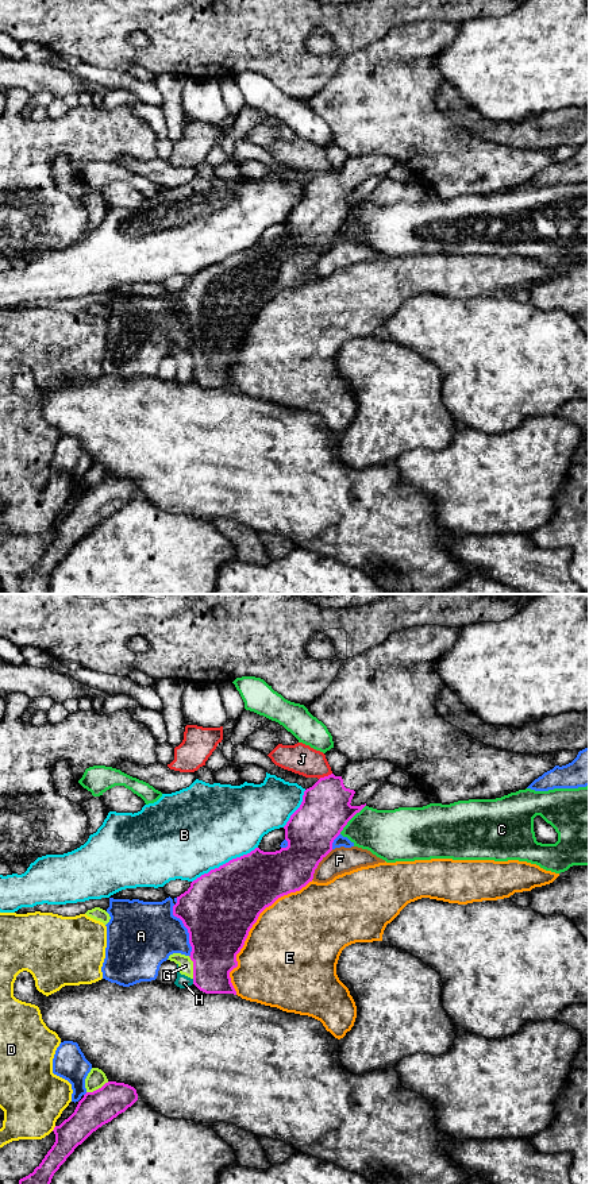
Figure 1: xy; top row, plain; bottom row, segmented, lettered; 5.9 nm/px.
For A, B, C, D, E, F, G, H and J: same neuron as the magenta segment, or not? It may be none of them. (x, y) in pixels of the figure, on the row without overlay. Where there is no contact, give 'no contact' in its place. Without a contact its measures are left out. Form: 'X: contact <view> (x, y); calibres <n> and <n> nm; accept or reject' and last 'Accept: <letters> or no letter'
A: contact xy (184, 320); calibres 440 and 400 nm; reject
B: contact xy (226, 258); calibres 420 and 500 nm; reject
C: contact xy (350, 213); calibres 300 and 280 nm; reject
D: contact xy (54, 524); calibres 200 and 380 nm; reject
E: contact xy (251, 321); calibres 440 and 500 nm; reject
F: contact xy (318, 259); calibres 300 and 160 nm; reject
G: contact xy (193, 362); calibres 340 and 90 nm; reject
H: contact xy (193, 377); calibres 280 and 80 nm; reject
J: contact xy (324, 172); calibres 300 and 180 nm; reject
Accept: no letter

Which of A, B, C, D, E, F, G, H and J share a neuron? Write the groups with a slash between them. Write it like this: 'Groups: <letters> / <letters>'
Groups: A / B / C / D / E / F / G H / J

